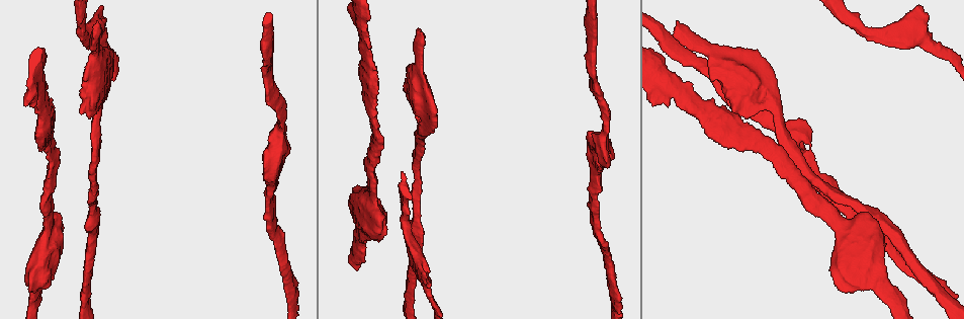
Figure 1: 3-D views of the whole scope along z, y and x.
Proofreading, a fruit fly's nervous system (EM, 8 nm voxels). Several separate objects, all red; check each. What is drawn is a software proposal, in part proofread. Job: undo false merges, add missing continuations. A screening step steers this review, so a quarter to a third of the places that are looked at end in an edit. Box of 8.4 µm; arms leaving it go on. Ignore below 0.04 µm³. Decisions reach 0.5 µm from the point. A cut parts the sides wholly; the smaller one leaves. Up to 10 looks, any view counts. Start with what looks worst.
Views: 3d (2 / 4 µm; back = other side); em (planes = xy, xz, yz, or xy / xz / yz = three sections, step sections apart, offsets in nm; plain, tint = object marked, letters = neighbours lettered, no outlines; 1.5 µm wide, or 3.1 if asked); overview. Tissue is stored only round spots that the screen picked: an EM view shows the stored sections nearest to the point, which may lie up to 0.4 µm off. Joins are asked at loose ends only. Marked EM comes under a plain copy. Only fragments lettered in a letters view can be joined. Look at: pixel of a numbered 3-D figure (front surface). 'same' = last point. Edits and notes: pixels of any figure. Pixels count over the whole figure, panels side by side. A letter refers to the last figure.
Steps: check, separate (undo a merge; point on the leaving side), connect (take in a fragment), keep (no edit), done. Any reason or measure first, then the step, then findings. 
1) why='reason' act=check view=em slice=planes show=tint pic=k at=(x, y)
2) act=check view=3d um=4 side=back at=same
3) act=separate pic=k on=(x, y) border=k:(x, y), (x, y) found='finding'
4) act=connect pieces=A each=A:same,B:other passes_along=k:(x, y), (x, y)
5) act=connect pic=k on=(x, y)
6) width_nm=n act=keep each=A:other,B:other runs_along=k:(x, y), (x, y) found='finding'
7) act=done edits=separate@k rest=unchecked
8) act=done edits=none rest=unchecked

why='thick end' act=check view=em slice=planes show=letters pic=1 at=(842, 290)

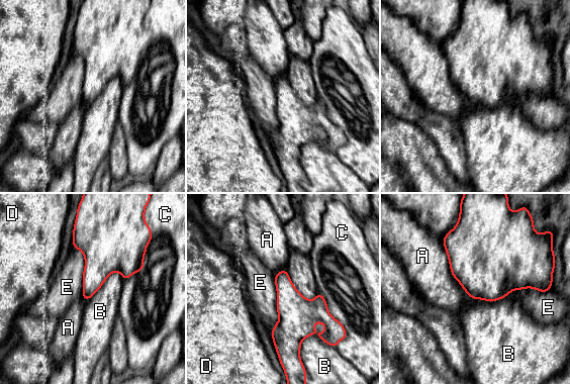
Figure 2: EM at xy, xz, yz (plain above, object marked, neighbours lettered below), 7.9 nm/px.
longest_contact=A:480nm act=keep each=A:other,B:other,C:other,D:other,E:other border=2:(321, 322), (301, 341), (299, 357) found='none of them fits'

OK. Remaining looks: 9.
act=check view=3d um=4 pic=1 at=(429, 91)

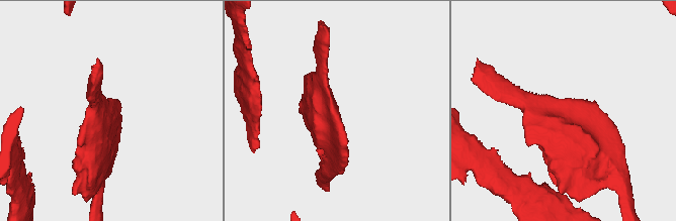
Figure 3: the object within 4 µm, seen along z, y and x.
act=check view=em slice=planes show=letters pic=3 at=(106, 99)

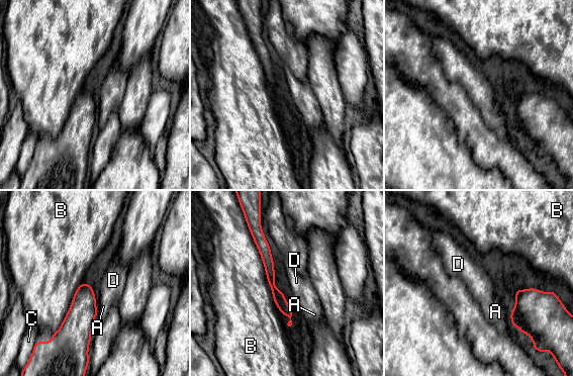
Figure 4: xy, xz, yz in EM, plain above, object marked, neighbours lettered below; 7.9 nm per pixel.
act=keep each=A:other,B:other,C:other,D:other runs_along=4:(258, 228), (289, 325) found='no lettered fragment goes on from it'

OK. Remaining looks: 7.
why='an open end' act=check view=em slice=planes show=letters pic=1 at=(376, 100)

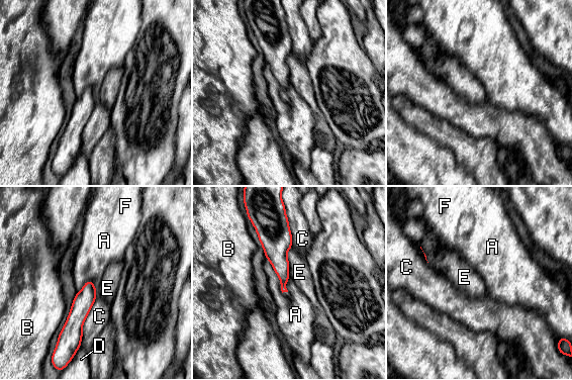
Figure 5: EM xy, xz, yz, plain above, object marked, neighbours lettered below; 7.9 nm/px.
act=keep each=A:other,B:other,C:other,D:other,E:other,F:other runs_along=5:(89, 283), (77, 315), (77, 341) found='none of them fits'

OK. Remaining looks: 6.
why='thick turns thin' act=check view=em slice=xy step=4 show=tint pic=1 at=(277, 150)

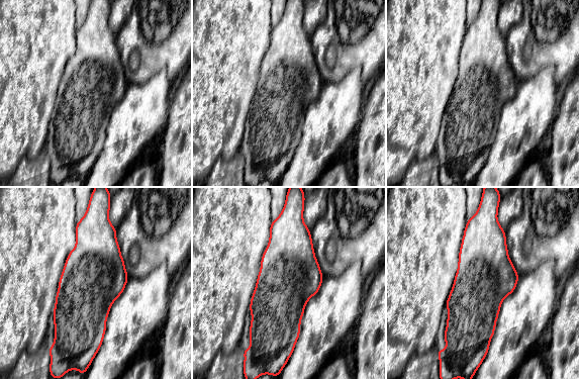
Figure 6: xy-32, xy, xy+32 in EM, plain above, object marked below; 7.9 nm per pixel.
why='another direction' act=check view=em slice=planes show=letters at=same

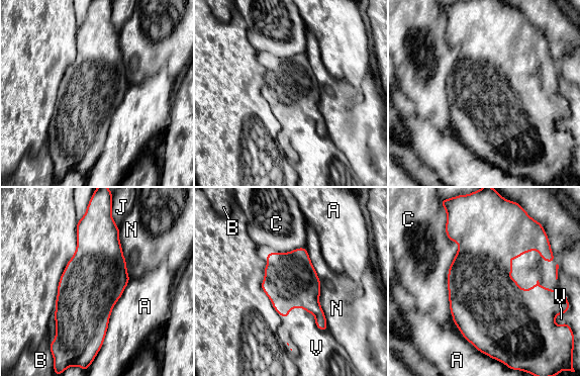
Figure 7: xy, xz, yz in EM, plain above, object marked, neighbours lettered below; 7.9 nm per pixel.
act=keep each=A:other,B:other,C:other,J:other,N:other,V:other border=7:(130, 278), (96, 354) found='continuous, no second neuron'

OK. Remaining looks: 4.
act=done edits=none rest=unchecked

